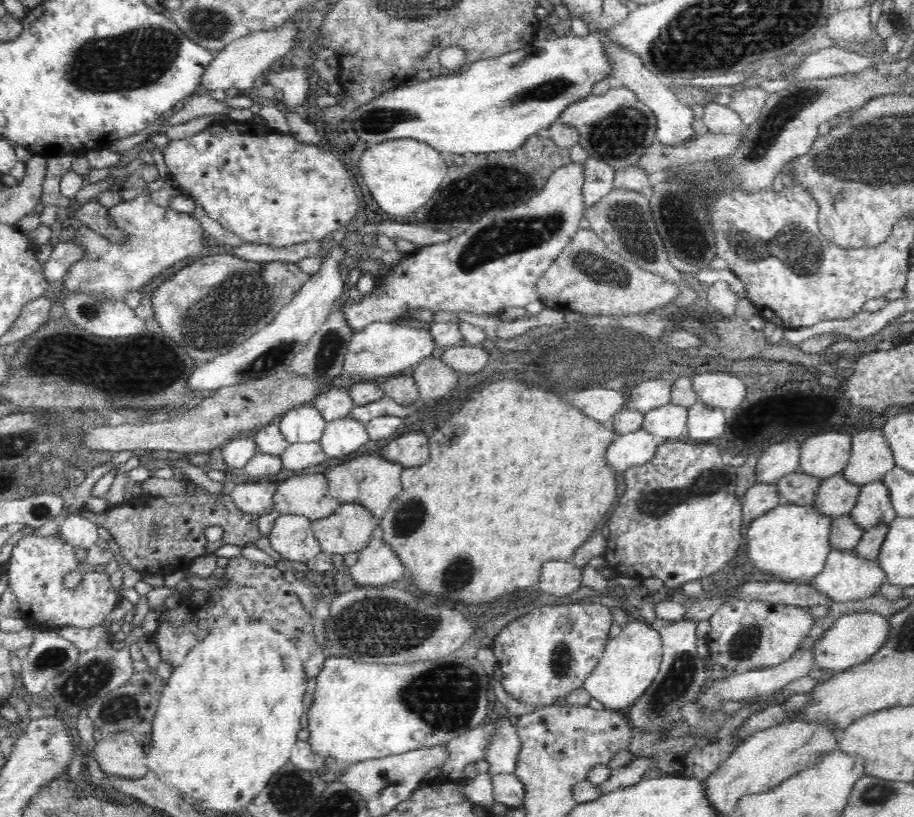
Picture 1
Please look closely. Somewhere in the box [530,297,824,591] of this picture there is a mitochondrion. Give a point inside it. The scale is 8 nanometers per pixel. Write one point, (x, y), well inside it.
(653, 504)

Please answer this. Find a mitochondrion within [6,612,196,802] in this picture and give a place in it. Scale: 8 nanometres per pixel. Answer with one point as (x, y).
(82, 684)

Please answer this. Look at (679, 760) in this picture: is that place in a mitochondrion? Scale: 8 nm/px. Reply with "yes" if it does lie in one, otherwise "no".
no

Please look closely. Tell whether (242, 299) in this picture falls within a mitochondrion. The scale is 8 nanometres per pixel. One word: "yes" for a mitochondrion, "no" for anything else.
yes

